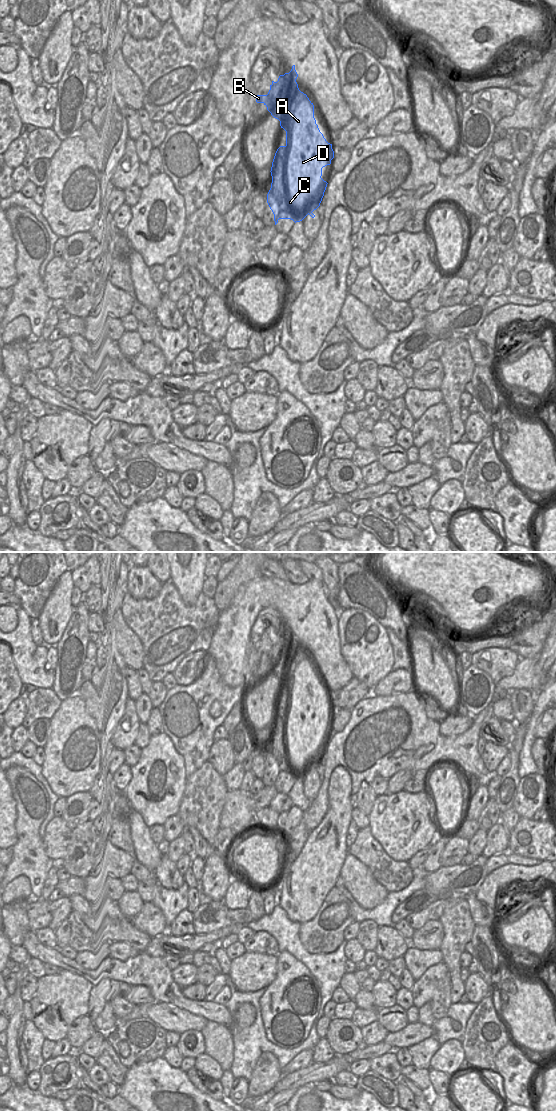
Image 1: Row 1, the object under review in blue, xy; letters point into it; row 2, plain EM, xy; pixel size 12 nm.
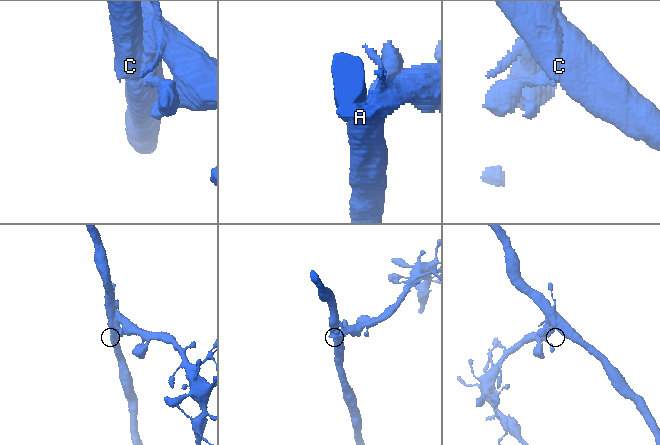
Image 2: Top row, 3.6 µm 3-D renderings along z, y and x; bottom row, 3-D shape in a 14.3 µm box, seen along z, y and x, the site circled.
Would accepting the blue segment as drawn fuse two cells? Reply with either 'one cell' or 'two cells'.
two cells

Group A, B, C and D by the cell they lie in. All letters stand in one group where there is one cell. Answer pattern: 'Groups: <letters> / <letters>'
Groups: A B / C D

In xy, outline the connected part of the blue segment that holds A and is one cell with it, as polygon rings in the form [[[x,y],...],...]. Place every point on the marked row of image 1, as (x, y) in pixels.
[[[293,65],[289,73],[280,75],[277,82],[272,81],[267,95],[257,95],[256,102],[263,103],[285,131],[304,130],[319,144],[312,150],[310,165],[321,177],[322,168],[331,164],[334,151],[316,124],[313,103],[299,90],[297,77]]]

